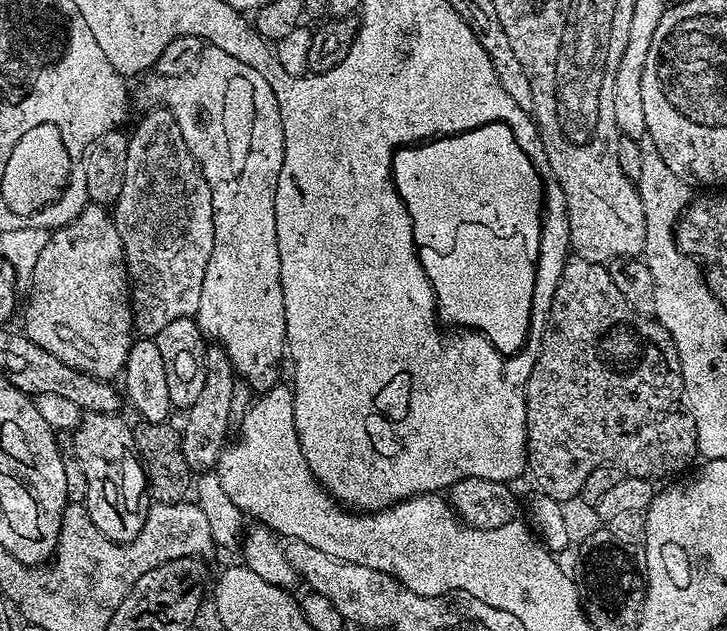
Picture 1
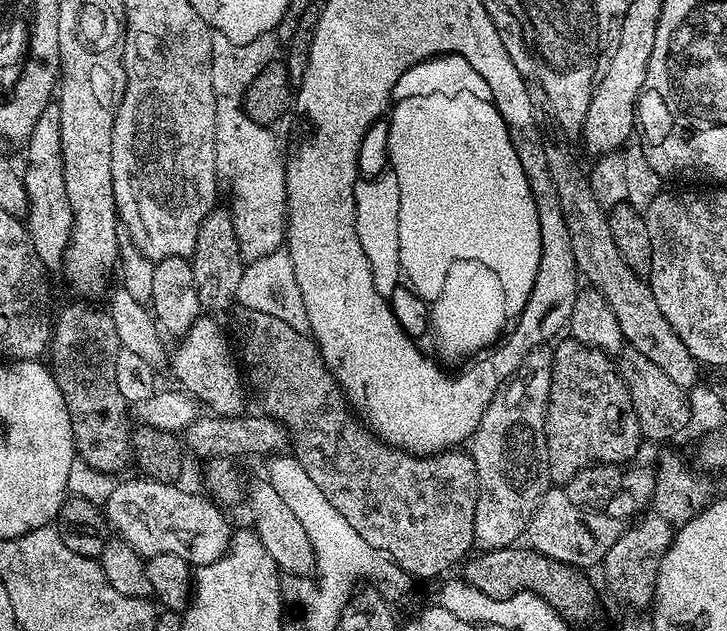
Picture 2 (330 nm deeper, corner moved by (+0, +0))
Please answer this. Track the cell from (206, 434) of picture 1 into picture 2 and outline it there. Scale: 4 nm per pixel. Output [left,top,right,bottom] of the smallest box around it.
[190,207,245,314]

